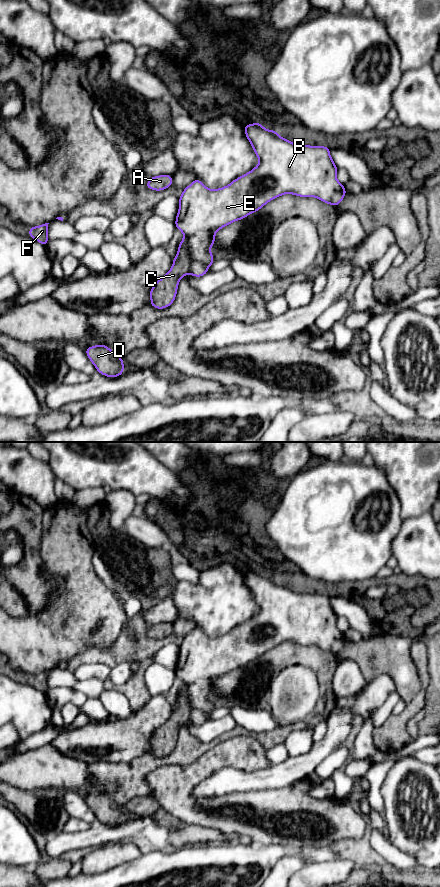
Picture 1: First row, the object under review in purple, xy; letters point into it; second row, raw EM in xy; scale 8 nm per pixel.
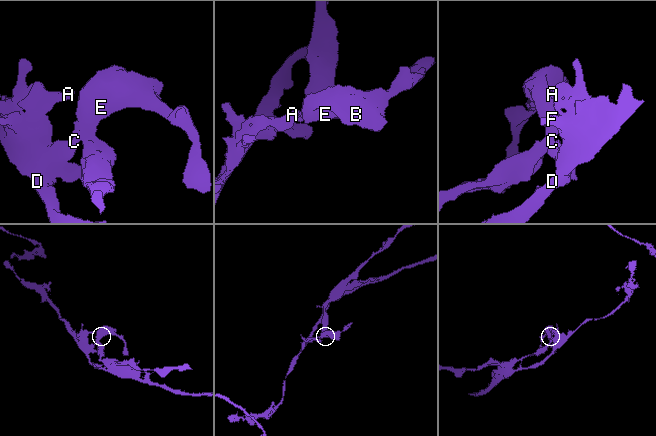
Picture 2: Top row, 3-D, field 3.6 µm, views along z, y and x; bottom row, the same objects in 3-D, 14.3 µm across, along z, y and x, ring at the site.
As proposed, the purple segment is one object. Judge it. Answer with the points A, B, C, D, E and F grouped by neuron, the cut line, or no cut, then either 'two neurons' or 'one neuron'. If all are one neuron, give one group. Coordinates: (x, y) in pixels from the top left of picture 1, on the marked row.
A C D F / B E | xy (184, 236), (187, 242), (189, 273) | two neurons

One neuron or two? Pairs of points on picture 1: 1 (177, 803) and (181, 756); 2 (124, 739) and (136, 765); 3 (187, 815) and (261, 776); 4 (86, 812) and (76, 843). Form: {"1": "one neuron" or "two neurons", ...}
{"1": "two neurons", "2": "two neurons", "3": "two neurons", "4": "two neurons"}

